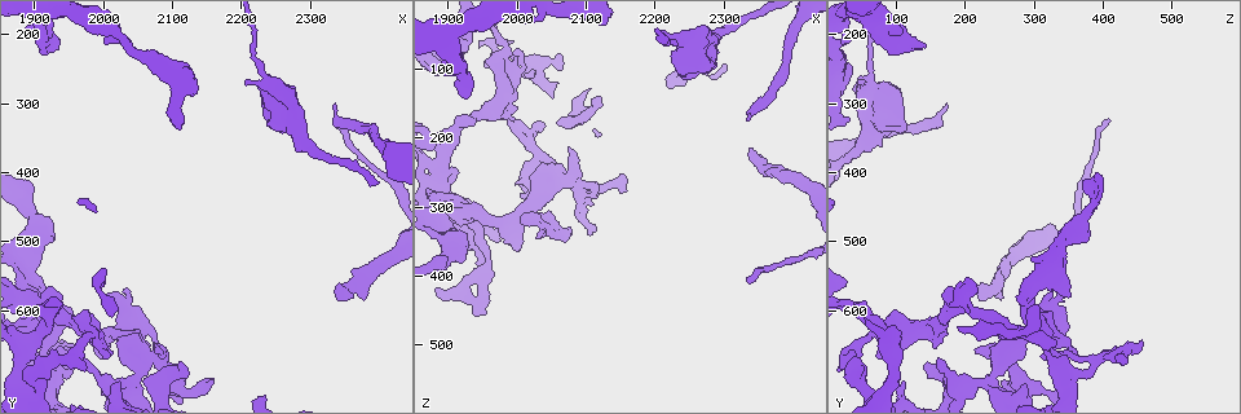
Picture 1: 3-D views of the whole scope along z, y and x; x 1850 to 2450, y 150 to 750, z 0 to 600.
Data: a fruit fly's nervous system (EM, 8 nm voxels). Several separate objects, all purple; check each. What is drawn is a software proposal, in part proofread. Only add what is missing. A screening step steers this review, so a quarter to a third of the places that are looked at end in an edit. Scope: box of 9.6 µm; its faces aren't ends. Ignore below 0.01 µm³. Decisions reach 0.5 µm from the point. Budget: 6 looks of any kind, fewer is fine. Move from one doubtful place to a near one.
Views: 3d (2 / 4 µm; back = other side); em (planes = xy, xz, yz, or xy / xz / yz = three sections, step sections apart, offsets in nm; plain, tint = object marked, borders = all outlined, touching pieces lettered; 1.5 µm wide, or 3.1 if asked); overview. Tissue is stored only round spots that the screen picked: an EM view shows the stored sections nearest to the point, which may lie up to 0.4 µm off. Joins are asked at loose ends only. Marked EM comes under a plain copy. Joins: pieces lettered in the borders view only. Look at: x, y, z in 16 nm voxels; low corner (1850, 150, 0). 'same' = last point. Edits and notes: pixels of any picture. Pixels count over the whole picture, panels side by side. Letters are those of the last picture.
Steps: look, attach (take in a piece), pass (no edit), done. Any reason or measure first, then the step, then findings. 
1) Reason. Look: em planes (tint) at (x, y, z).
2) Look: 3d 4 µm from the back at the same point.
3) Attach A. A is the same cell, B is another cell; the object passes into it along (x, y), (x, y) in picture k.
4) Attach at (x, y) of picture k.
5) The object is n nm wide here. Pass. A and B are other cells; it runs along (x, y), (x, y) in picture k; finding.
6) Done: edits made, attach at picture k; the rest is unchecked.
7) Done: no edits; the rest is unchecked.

Tapers out. Look: em planes (borders) at (2335, 320, 410).

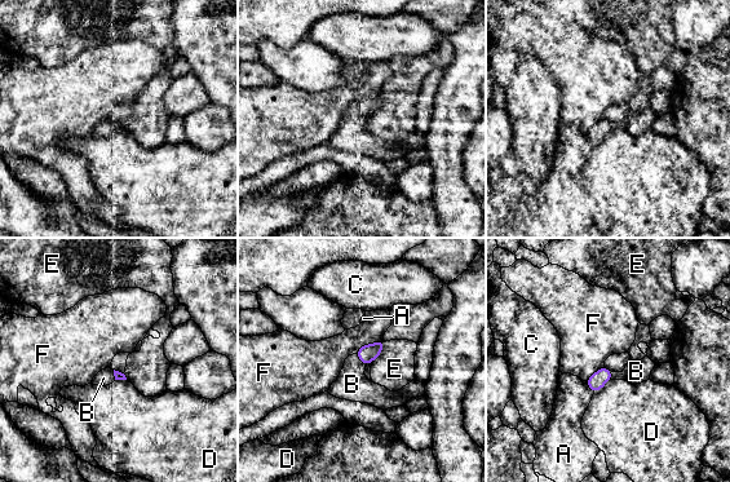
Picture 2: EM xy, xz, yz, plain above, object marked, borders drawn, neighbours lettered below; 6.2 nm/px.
Attach B. B is the same cell, A, C, D, E and F are other cells; it goes on there.

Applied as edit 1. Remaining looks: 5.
Long arm stops here. Look: 3d 4 µm from the back at (2335, 300, 170).

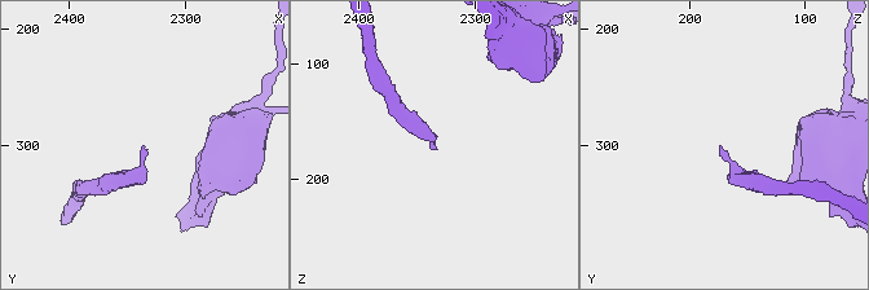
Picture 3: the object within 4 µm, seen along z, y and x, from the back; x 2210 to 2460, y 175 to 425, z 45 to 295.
Look: em planes (borders) at (2336, 300, 170).

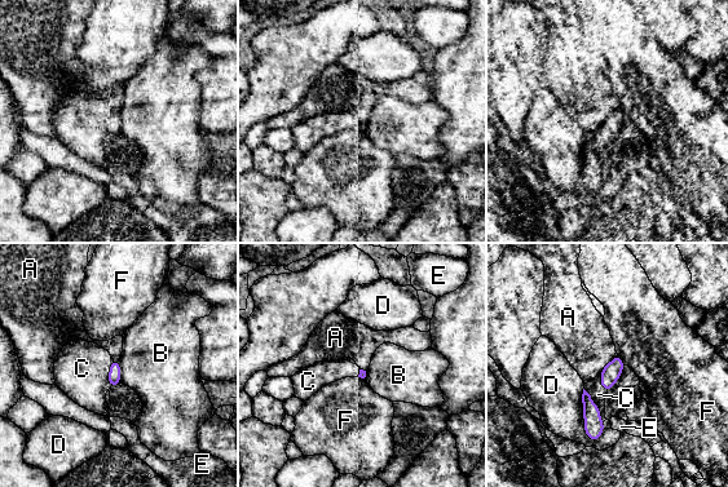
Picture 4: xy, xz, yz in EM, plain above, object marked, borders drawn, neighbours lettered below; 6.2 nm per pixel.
Attach C. C is the same cell, A, B, D, E and F are other cells; the neuron continues.

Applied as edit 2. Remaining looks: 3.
See it whole again. Look: overview.

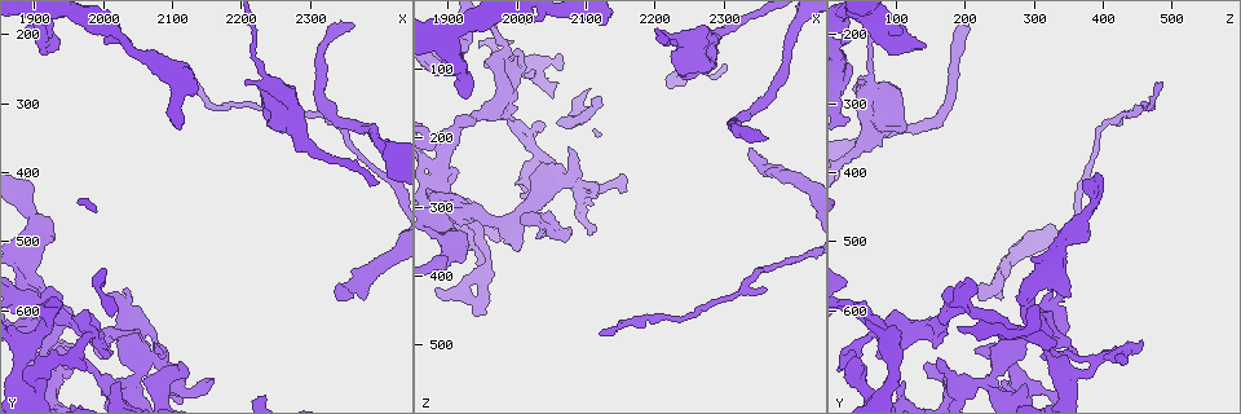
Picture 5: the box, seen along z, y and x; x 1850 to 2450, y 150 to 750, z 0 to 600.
Thin end. Look: em xz step 8 (borders) at (2120, 270, 490).

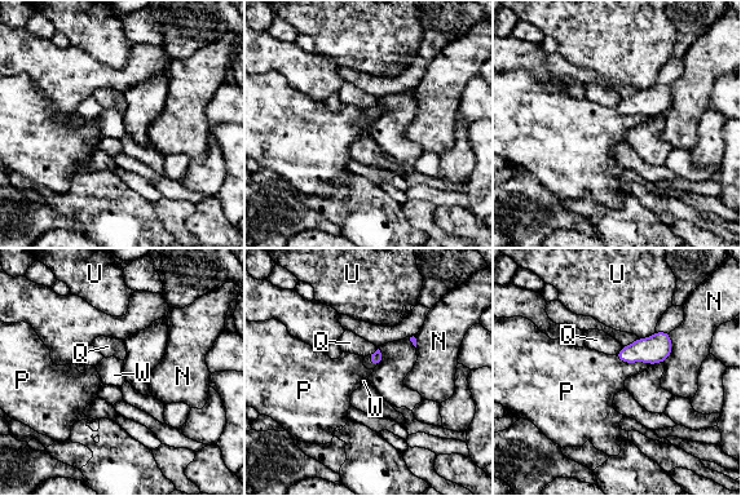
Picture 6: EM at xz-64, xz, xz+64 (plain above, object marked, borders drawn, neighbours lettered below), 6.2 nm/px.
Attach W. W is the same cell, N, P, Q and U are other cells; the object passes into it along (376, 357), (371, 361), (367, 363) in picture 6; it goes on there.

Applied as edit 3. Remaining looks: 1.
Done: edits made, attach at picture 2, attach at picture 4, attach at picture 6; the rest is unchecked.

